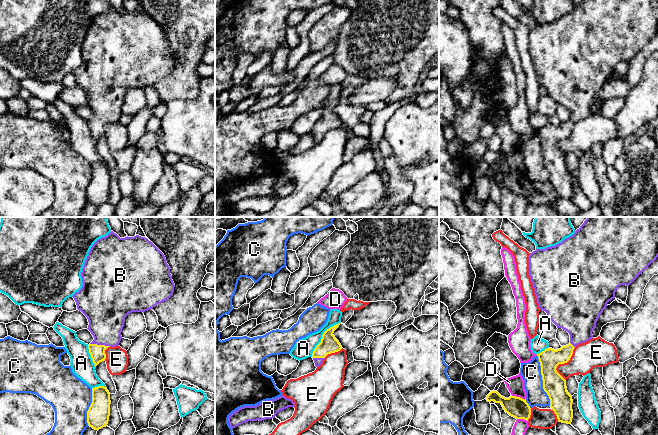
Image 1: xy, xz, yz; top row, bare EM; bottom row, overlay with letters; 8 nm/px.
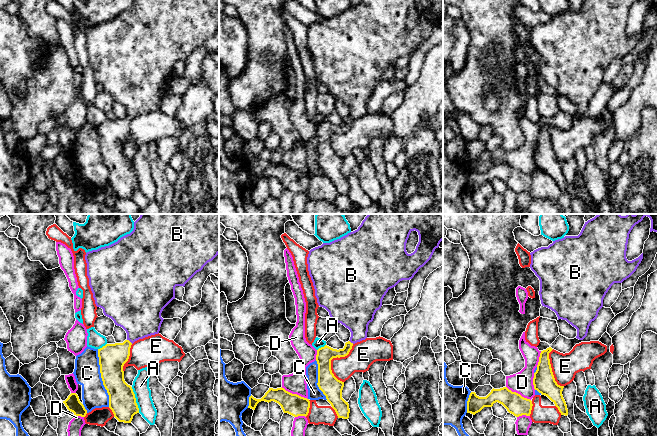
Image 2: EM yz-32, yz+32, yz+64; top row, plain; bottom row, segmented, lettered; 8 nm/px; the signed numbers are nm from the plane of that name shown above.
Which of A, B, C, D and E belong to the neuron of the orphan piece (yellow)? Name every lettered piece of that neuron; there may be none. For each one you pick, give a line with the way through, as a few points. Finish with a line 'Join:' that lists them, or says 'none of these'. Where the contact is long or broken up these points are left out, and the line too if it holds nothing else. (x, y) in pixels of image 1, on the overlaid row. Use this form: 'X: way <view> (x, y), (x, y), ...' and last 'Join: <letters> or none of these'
B: way xy (97, 352), (100, 345), (106, 334), (106, 315)
Join: B

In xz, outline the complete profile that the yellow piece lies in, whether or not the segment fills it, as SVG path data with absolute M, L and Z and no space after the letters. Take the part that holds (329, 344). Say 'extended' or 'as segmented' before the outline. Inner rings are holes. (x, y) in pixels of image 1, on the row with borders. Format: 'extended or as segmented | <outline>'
extended | M341 323L336 324L327 329L322 335L321 342L314 349L312 358L316 367L319 367L322 364L324 358L328 354L338 352L342 349L341 344L333 335L334 331L339 327L340 324Z

